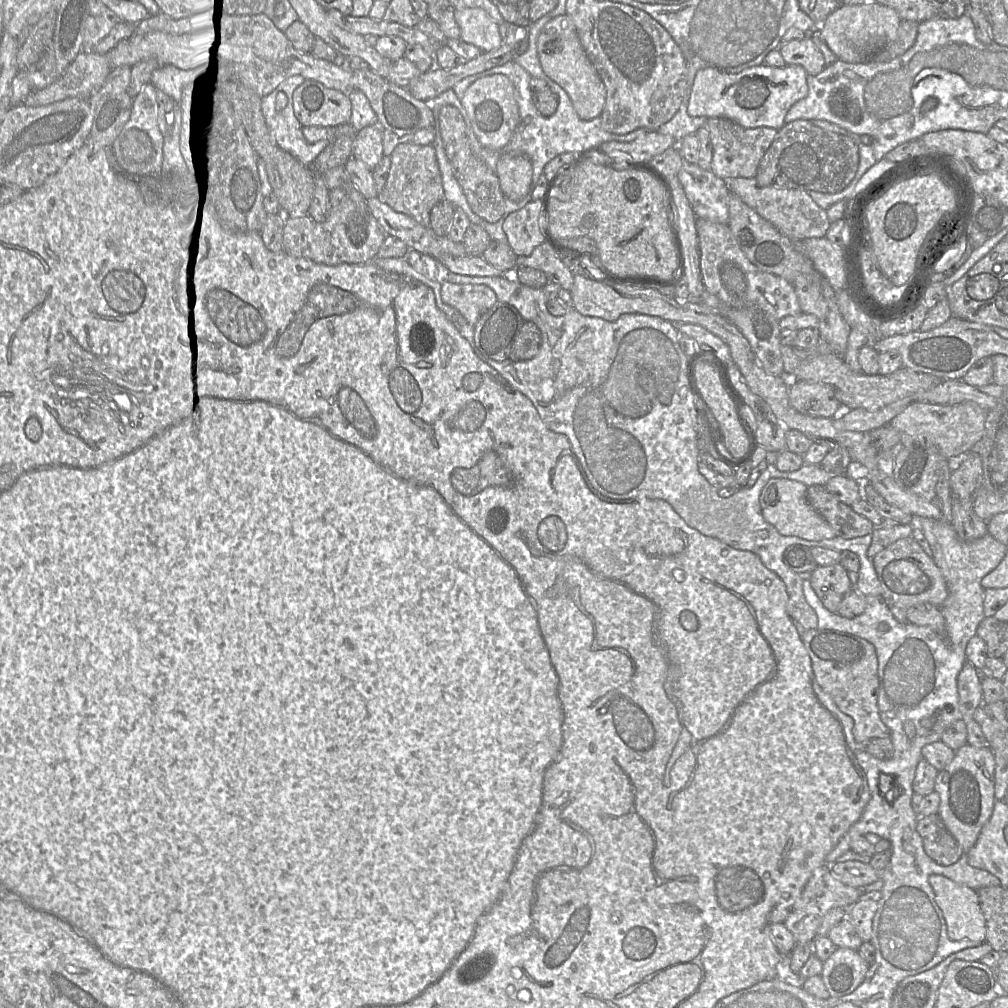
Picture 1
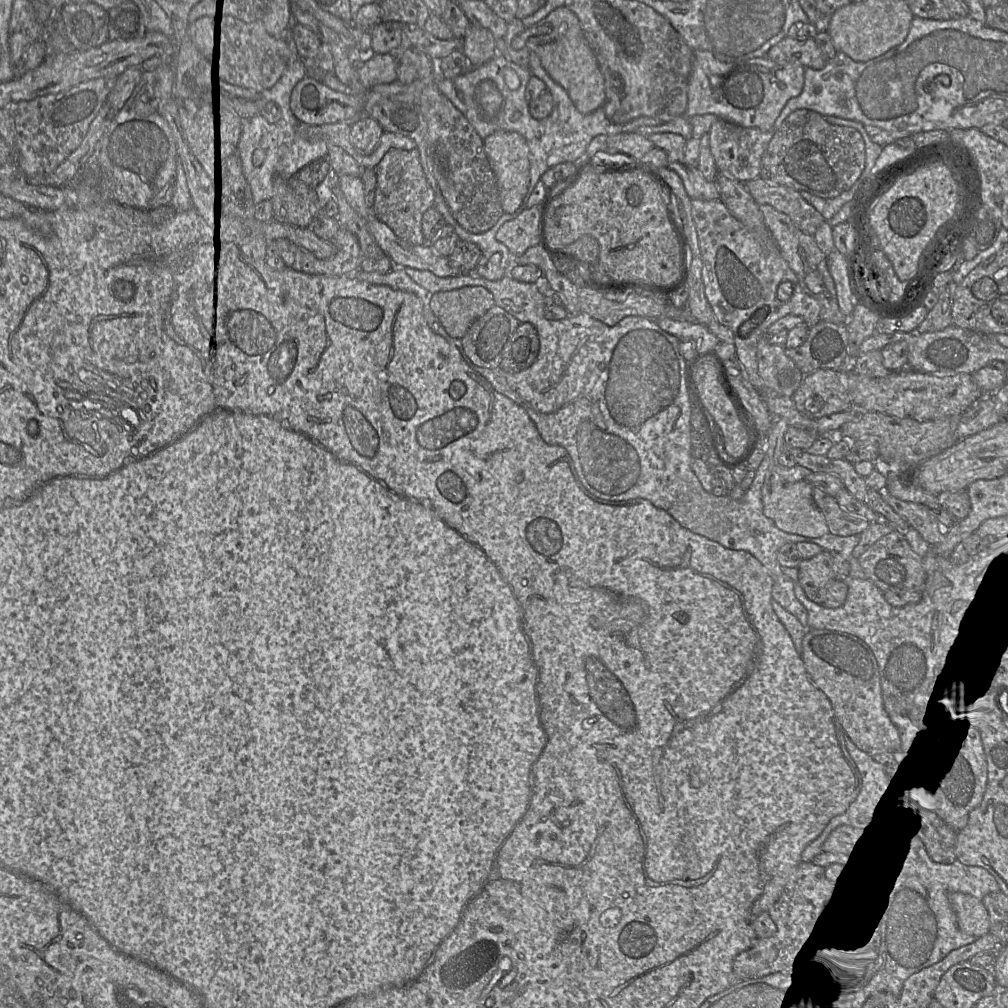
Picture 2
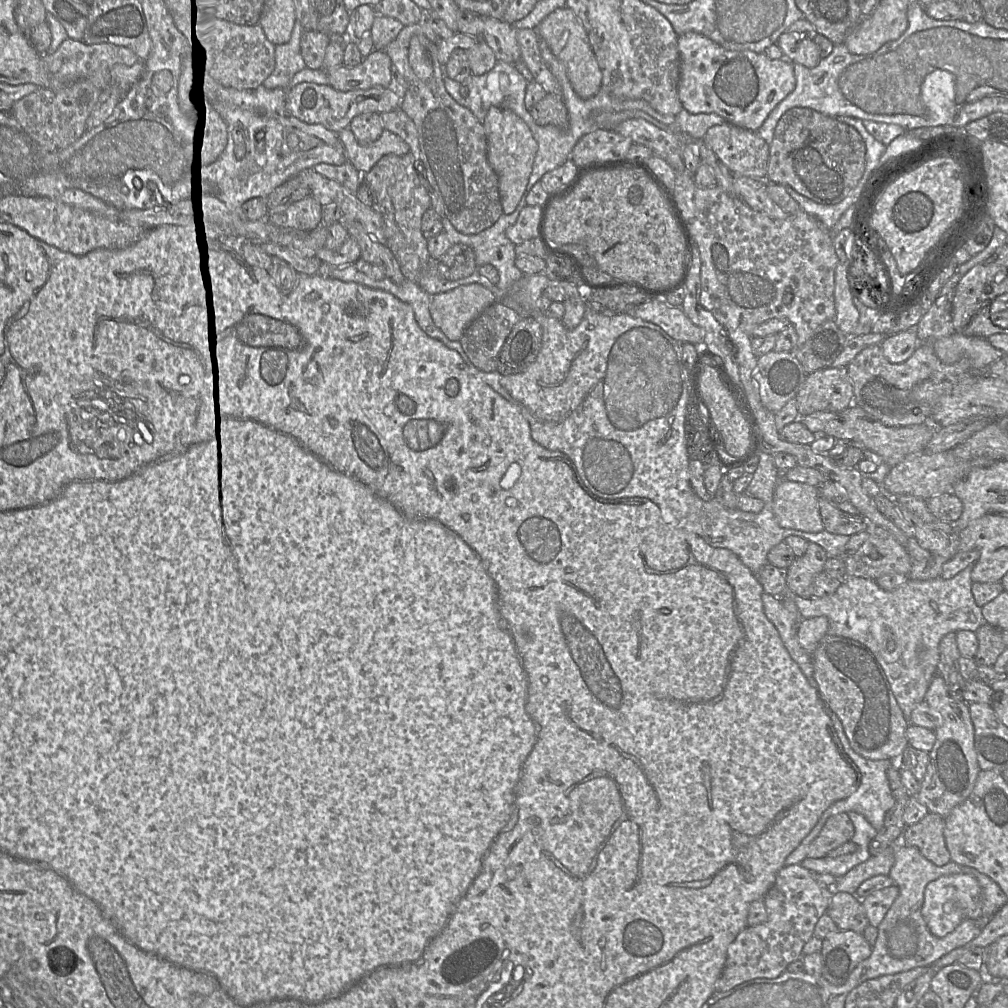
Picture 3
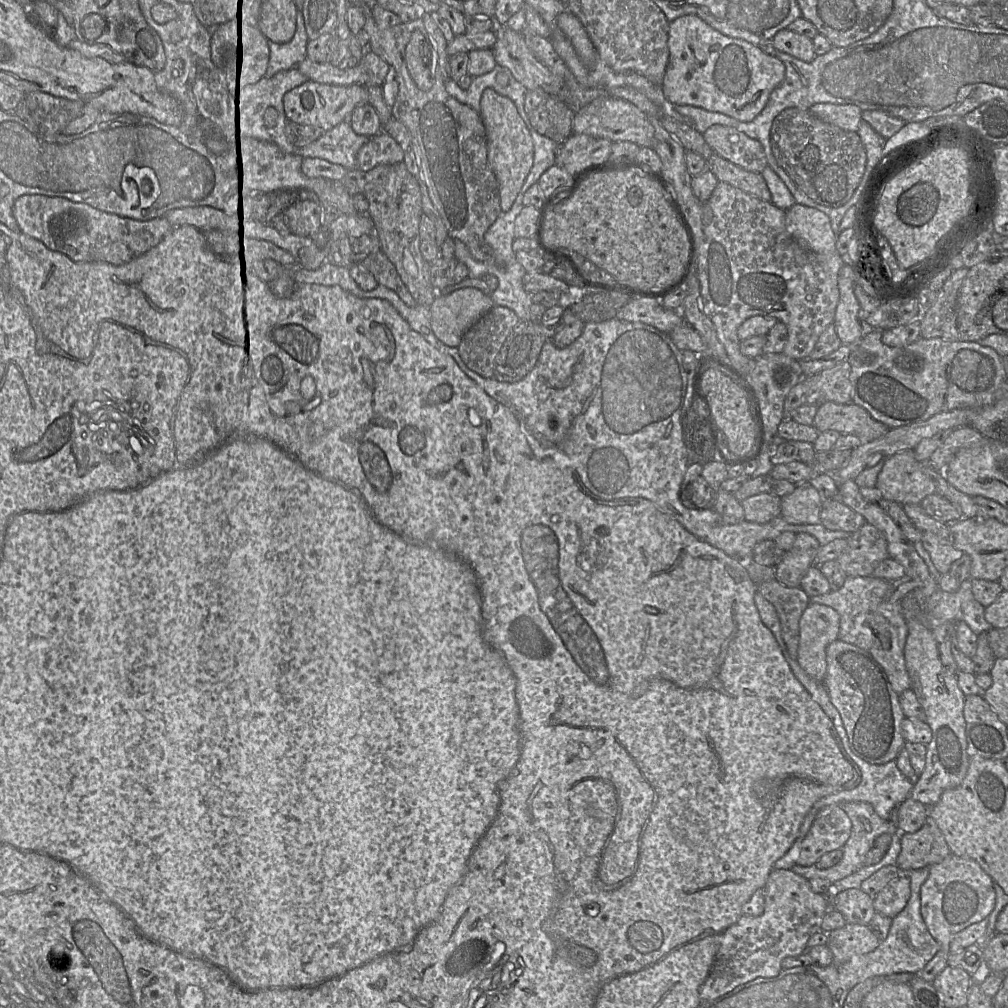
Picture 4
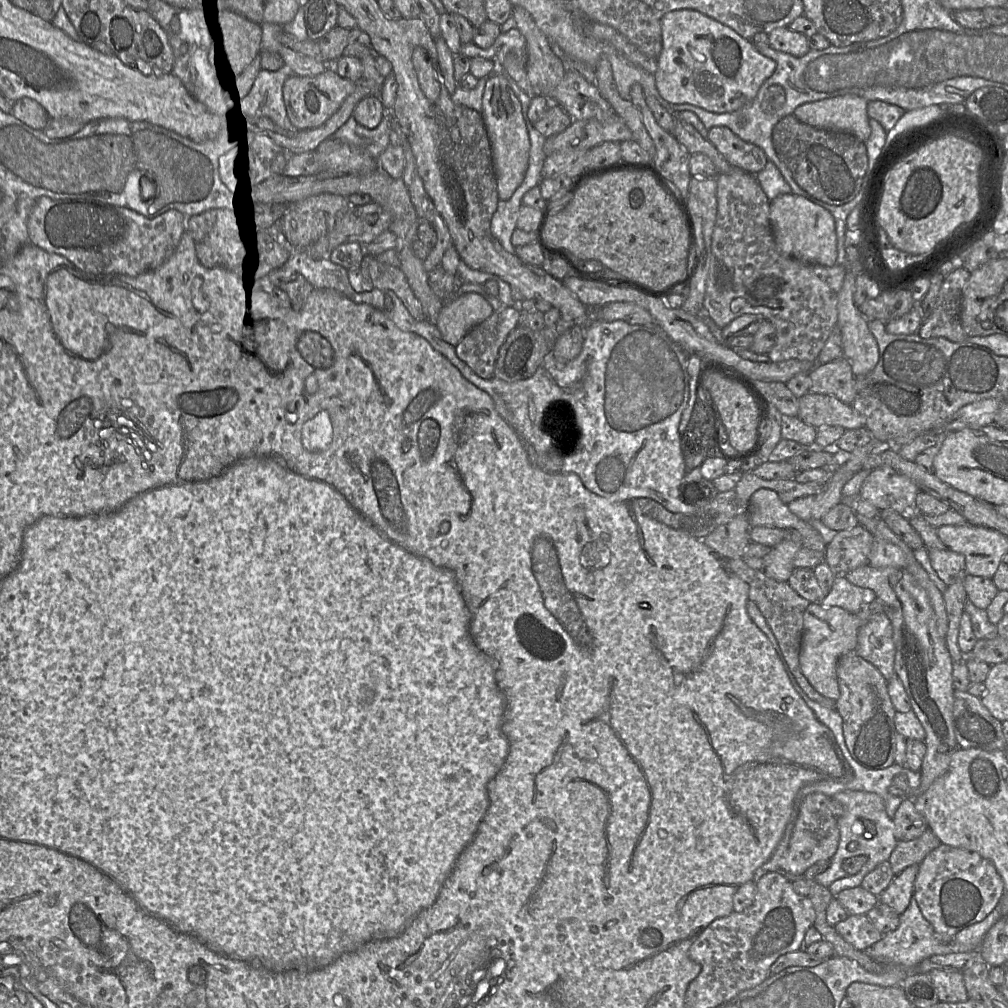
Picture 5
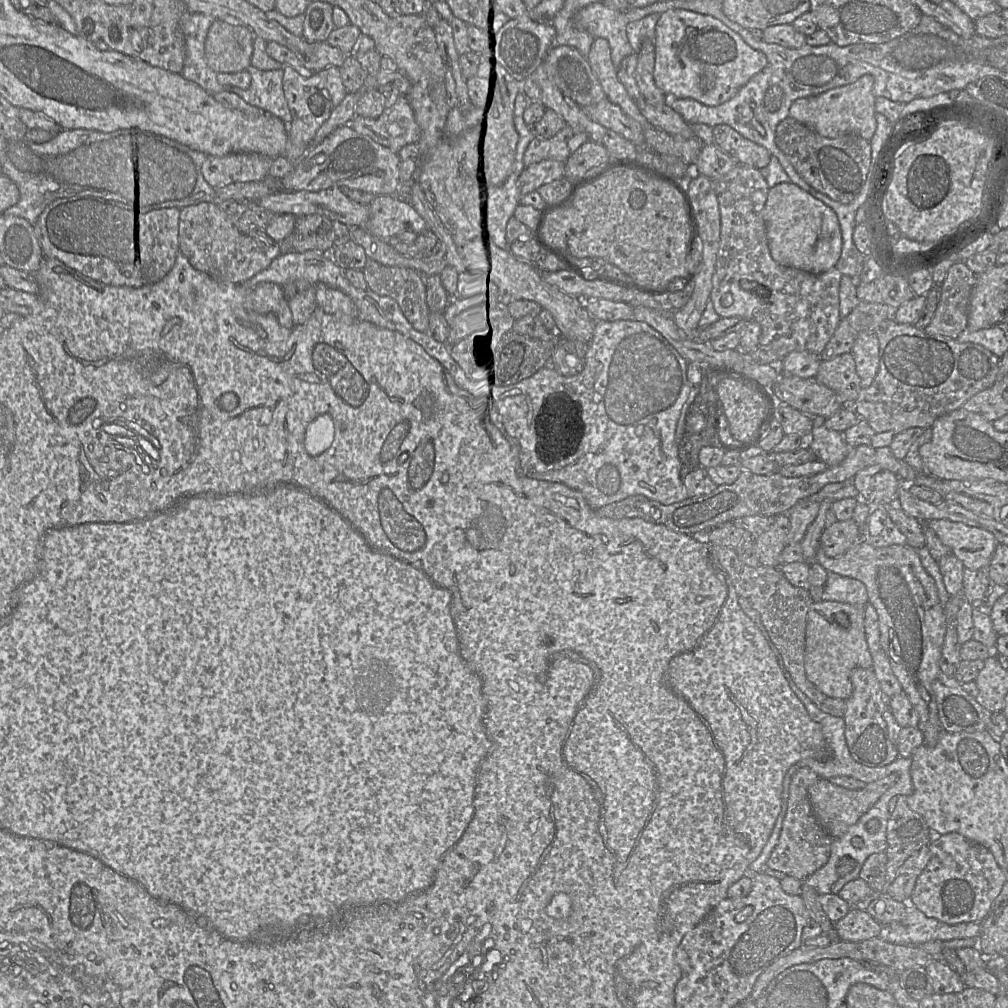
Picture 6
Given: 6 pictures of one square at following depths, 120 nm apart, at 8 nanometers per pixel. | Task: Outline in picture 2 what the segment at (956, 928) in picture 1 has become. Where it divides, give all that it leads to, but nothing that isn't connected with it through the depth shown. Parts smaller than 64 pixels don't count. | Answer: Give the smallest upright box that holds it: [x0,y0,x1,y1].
[947,892,989,939]

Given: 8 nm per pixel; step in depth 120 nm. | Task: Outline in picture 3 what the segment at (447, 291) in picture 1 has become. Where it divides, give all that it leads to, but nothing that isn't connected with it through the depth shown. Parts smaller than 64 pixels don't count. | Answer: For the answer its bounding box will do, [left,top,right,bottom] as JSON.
[430,283,496,341]

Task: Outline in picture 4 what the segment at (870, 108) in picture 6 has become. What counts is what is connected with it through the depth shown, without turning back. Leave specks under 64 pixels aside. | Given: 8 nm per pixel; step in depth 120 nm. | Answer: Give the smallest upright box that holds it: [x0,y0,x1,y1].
[808,103,862,132]

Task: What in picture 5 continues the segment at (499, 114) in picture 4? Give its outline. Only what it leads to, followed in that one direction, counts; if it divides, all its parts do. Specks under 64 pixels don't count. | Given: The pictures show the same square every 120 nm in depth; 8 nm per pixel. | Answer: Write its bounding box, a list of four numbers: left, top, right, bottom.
[481,72,530,200]

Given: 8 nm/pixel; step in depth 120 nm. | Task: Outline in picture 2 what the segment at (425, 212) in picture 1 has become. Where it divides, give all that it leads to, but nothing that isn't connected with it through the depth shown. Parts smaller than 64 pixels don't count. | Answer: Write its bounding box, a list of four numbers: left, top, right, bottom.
[372,149,435,245]

